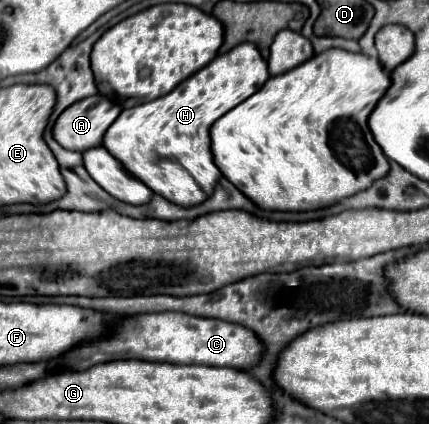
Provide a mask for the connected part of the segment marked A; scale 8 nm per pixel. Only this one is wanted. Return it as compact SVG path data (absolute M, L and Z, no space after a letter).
M95 94L71 104L55 122L53 138L67 150L85 152L101 146L103 134L121 114L121 106Z

